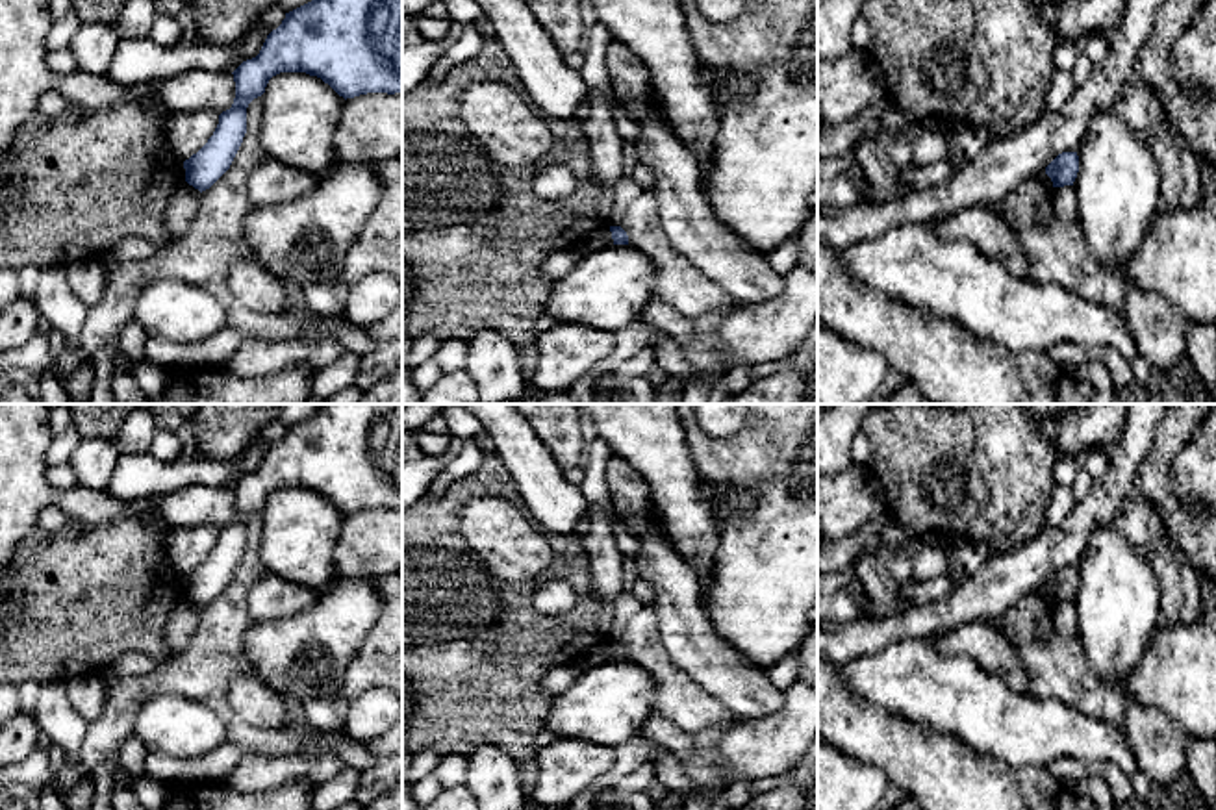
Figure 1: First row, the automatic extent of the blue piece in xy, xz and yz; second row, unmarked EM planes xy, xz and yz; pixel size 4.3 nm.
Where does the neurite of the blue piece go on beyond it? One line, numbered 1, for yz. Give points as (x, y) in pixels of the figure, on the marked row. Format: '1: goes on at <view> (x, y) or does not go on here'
1: does not go on here

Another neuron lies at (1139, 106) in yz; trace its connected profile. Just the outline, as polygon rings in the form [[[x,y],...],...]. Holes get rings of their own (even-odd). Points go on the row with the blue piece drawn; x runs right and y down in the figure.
[[[1133,76],[1114,102],[1112,113],[1131,126],[1138,139],[1151,150],[1159,165],[1159,209],[1179,209],[1183,191],[1181,152],[1184,150],[1184,143],[1173,120],[1168,117],[1164,102],[1153,89]]]

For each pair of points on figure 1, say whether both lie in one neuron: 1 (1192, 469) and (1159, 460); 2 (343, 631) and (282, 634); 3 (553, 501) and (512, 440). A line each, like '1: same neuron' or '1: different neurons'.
1: different neurons
2: same neuron
3: same neuron

